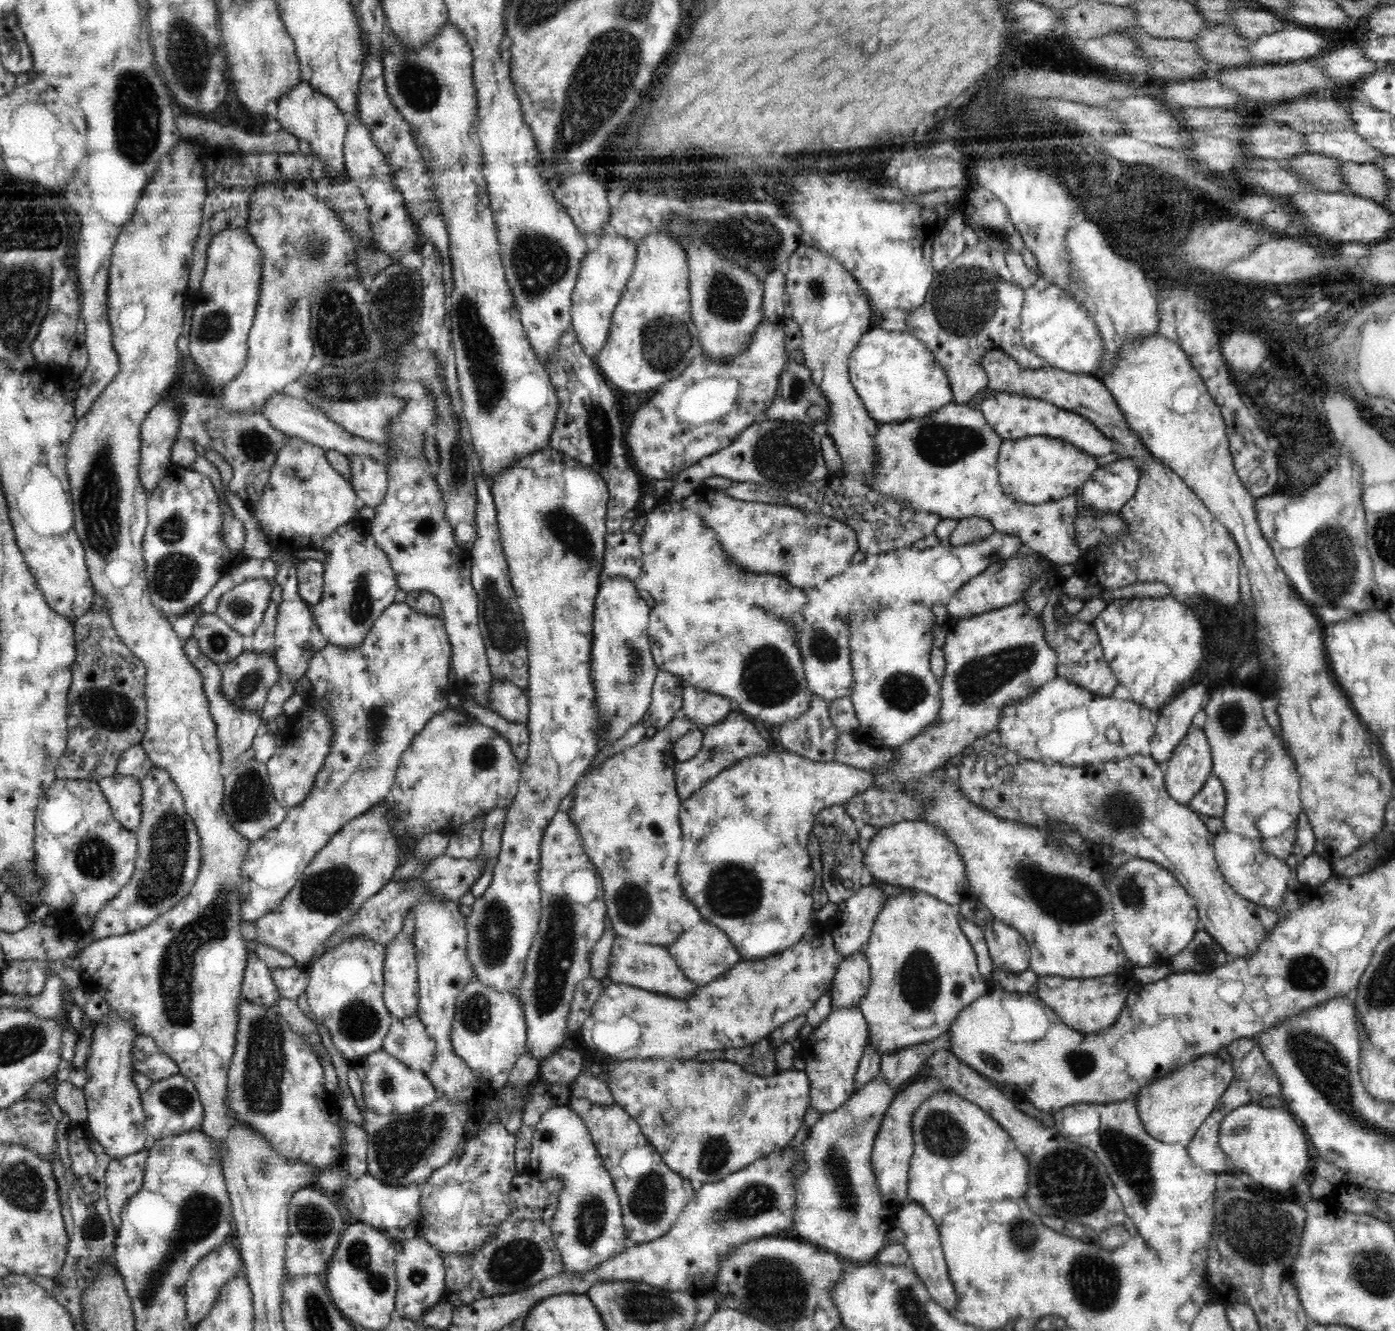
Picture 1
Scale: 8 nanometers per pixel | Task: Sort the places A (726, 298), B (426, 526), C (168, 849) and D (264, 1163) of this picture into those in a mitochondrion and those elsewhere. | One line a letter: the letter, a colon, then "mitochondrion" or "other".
A: mitochondrion
B: mitochondrion
C: mitochondrion
D: mitochondrion

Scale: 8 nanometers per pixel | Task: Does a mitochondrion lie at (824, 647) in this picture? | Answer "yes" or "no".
yes

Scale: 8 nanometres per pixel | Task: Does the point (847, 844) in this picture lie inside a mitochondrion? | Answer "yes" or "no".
yes

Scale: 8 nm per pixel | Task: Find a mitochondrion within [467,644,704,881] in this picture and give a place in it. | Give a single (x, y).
(484, 757)

